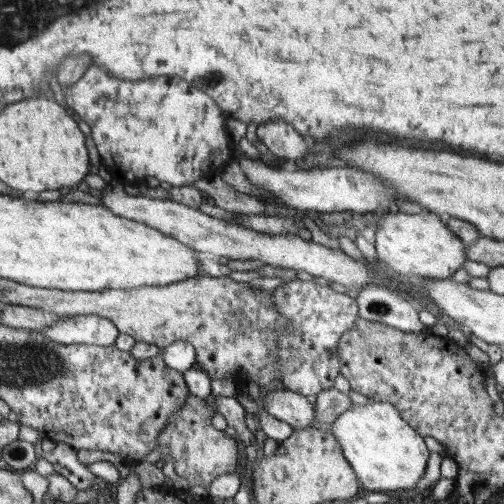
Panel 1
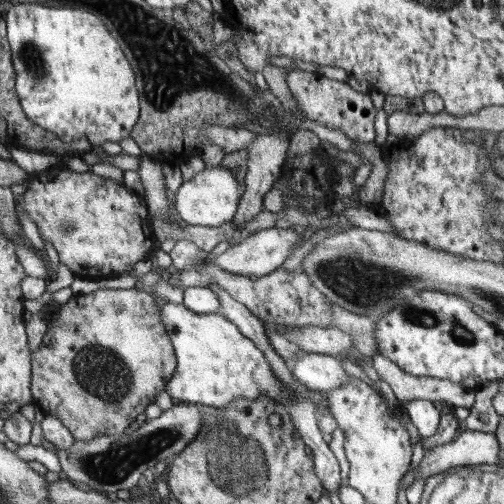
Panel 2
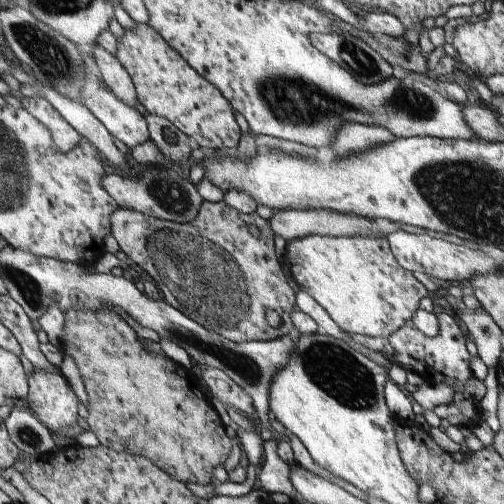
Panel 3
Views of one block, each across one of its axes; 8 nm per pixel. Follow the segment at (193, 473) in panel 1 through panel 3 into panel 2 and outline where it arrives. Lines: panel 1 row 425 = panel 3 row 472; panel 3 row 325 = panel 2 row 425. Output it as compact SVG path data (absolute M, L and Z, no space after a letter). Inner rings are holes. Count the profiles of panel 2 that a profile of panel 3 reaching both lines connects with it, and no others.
M135 286L133 290L97 290L97 292L91 292L91 294L73 294L67 302L63 302L59 308L53 310L53 316L47 324L47 332L43 334L43 338L39 342L39 348L29 352L29 358L31 358L29 388L31 388L33 404L37 404L41 412L61 420L61 424L71 432L73 438L91 440L97 434L109 434L109 436L111 434L123 434L127 430L127 426L131 422L135 422L135 418L139 414L143 414L143 410L151 404L155 392L165 390L165 384L169 382L169 378L175 370L175 356L173 356L171 344L165 336L165 328L163 328L161 318L159 318L159 308L161 308L161 302L157 298L153 298L153 294L147 294L147 290L141 288L141 286Z

